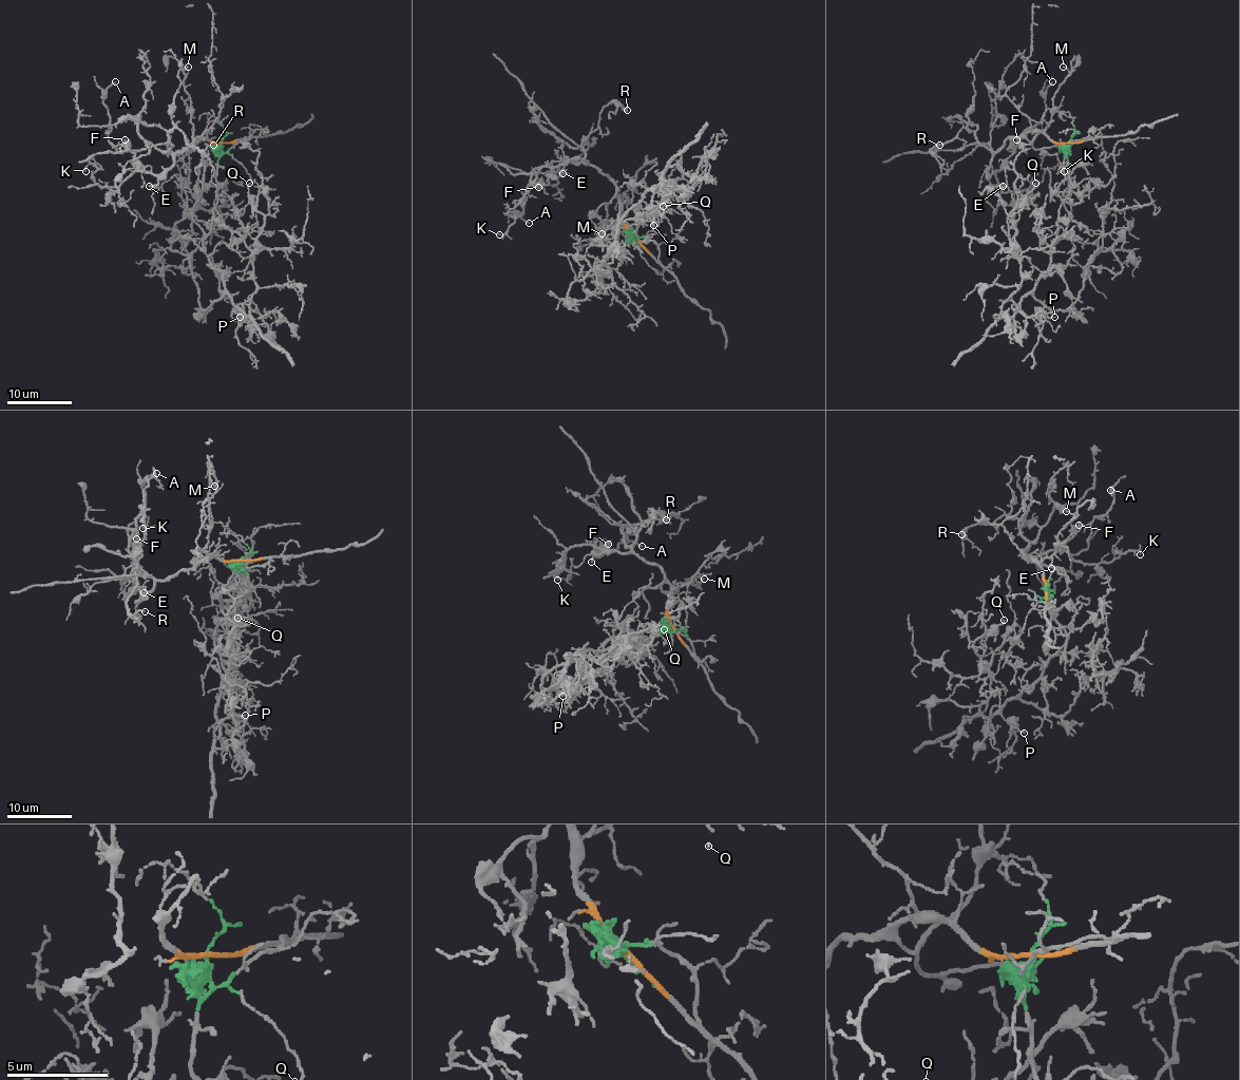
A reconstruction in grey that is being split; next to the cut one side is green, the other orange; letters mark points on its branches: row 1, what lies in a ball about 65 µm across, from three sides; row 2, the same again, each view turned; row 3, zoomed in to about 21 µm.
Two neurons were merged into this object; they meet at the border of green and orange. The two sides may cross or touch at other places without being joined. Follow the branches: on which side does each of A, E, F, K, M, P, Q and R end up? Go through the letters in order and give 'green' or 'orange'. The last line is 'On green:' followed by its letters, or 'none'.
A: orange
E: orange
F: orange
K: orange
M: orange
P: green
Q: green
R: orange
On green: P, Q

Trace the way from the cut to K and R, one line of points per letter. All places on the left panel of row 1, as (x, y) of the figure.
K: (221, 141), (206, 132), (160, 173), (134, 171), (116, 192), (94, 180), (100, 168), (86, 171)
R: (221, 141), (213, 141), (206, 132), (173, 152), (169, 134), (177, 127), (193, 147), (213, 145)

